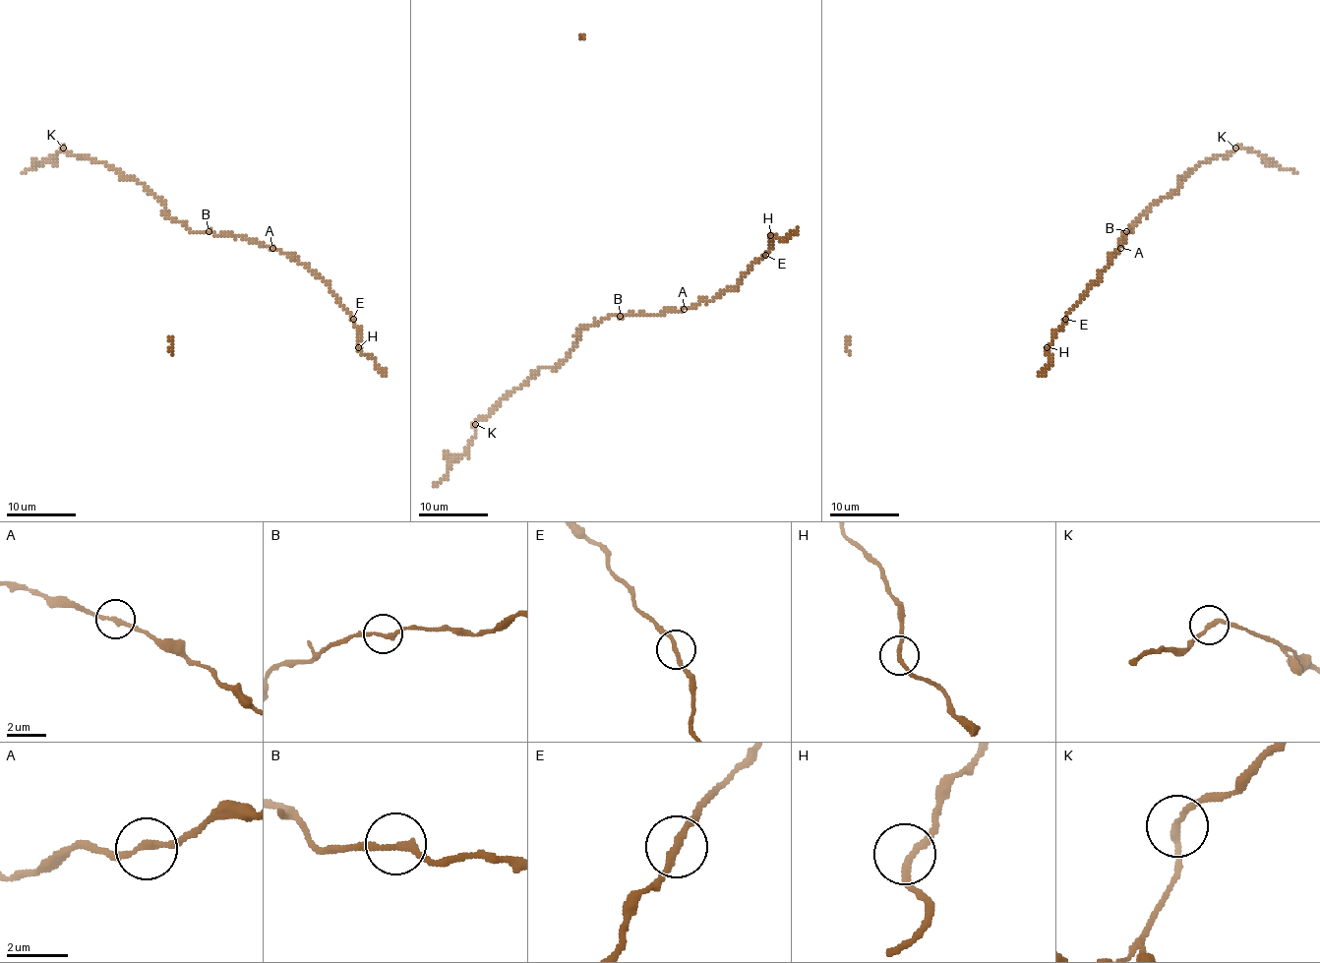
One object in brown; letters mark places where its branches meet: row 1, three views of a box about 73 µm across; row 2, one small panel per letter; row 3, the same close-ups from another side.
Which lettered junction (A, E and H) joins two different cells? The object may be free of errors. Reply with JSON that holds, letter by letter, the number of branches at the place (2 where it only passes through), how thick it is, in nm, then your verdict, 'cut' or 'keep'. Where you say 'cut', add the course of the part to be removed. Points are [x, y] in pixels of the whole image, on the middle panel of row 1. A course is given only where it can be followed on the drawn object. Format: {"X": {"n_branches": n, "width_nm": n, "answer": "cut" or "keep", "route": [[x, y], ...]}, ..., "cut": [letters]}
{"A": {"n_branches": 2, "width_nm": 200, "answer": "keep"}, "E": {"n_branches": 2, "width_nm": 200, "answer": "keep"}, "H": {"n_branches": 2, "width_nm": 200, "answer": "keep"}, "cut": []}

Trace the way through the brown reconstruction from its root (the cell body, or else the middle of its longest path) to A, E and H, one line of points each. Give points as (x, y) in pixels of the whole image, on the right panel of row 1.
A: (1112, 261), (1119, 247)
E: (1112, 261), (1065, 319)
H: (1112, 261), (1065, 316), (1063, 324), (1047, 347)

